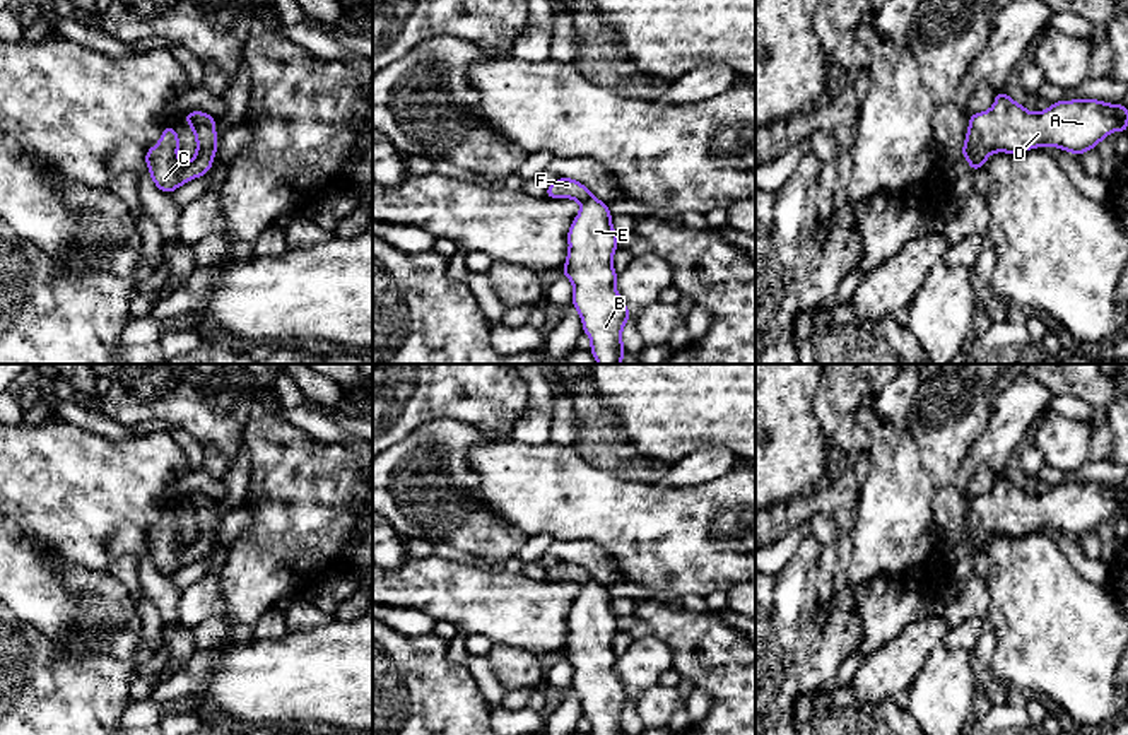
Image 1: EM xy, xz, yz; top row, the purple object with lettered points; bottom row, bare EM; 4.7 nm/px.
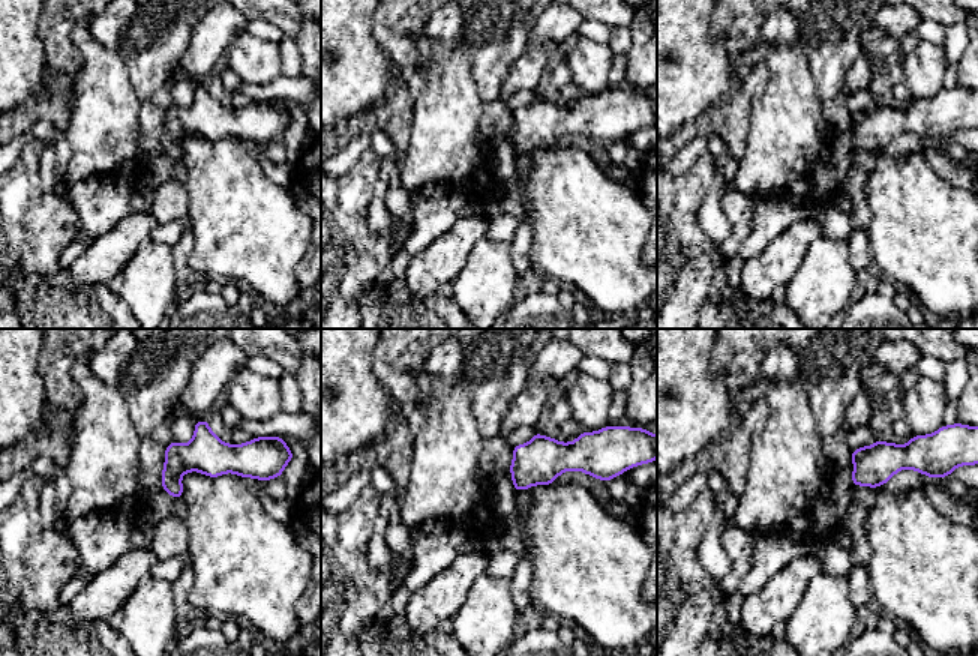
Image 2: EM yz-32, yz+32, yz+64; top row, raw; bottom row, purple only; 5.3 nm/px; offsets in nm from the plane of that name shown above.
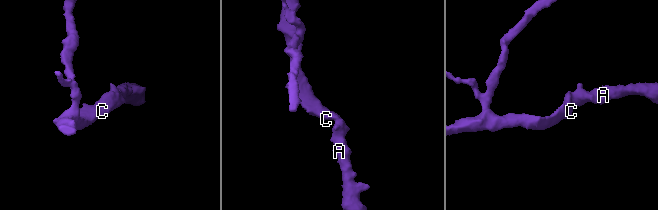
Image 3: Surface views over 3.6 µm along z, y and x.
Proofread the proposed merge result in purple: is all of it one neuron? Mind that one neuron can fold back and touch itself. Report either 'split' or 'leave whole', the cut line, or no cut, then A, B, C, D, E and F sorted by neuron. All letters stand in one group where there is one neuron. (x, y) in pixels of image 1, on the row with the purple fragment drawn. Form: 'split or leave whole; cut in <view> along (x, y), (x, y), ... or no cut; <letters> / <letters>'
leave whole; no cut; A B C D E F

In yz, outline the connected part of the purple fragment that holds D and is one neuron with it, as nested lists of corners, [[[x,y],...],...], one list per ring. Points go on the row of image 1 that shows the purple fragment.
[[[1000,91],[991,109],[969,115],[969,128],[961,157],[966,157],[971,169],[978,171],[993,152],[1020,154],[1029,149],[1053,145],[1080,156],[1096,149],[1102,138],[1116,130],[1121,133],[1128,132],[1128,108],[1123,104],[1073,99],[1051,103],[1046,111],[1029,113],[1024,104],[1015,103],[1005,91]]]

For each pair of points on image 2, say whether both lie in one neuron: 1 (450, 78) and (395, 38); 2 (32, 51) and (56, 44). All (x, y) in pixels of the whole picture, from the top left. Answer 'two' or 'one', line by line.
1: two
2: two

